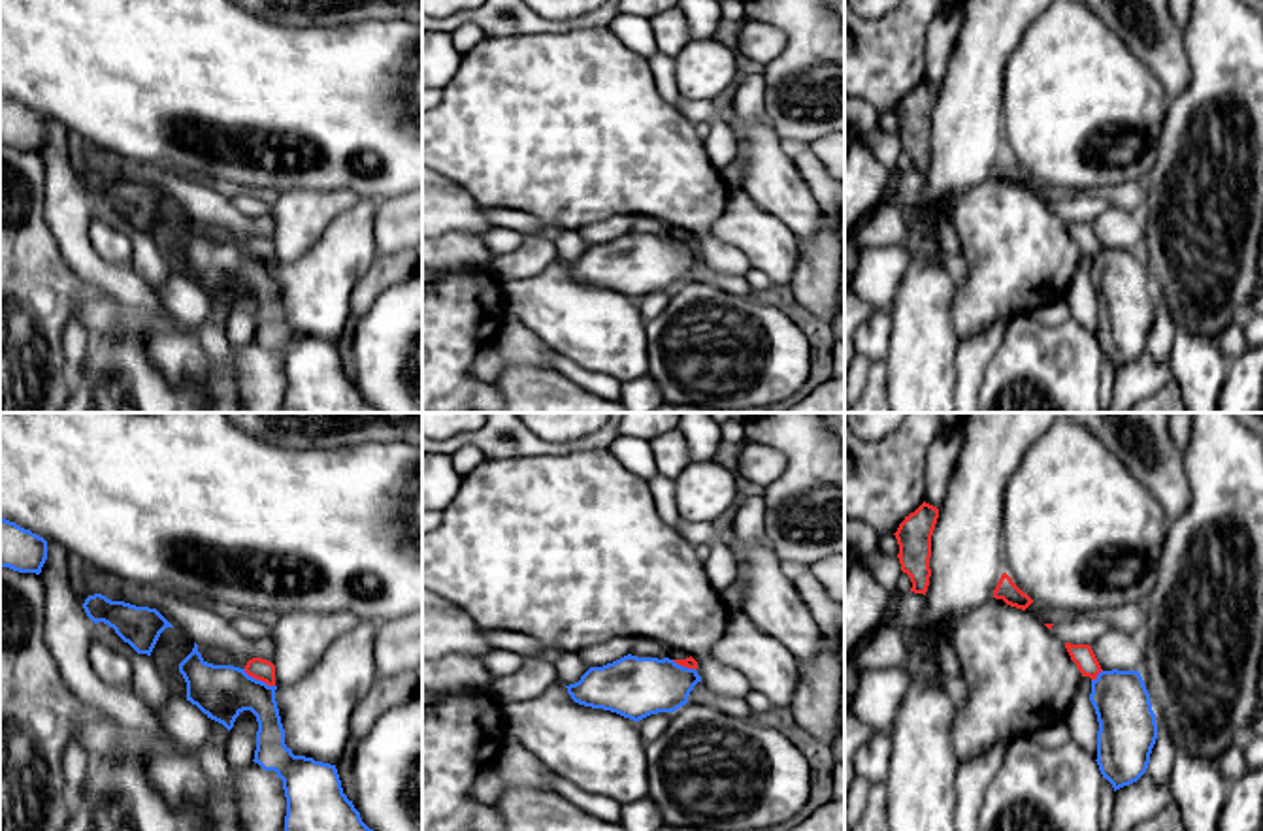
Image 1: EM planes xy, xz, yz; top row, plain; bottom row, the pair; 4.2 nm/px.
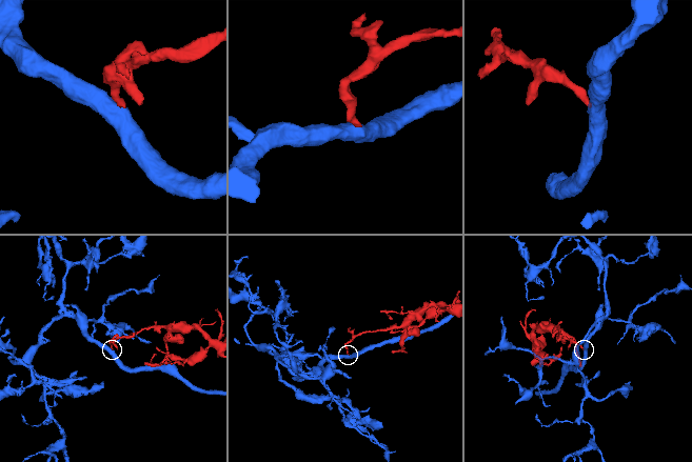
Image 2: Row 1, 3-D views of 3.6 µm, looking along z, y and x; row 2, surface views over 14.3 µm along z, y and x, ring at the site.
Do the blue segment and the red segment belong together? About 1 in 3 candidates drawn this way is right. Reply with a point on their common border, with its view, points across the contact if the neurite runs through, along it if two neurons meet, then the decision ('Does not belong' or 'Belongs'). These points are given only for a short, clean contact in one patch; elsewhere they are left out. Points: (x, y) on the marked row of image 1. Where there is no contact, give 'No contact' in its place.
Touches blue at xy (259, 681). Boundary: xy (244, 669), (274, 686). Does not belong

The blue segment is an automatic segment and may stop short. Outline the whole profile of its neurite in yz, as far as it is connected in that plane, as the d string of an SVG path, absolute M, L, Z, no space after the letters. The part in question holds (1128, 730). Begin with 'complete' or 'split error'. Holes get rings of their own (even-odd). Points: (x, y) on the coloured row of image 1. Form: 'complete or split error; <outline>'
complete; M1101 671L1091 680L1095 709L1097 765L1114 791L1137 782L1148 769L1157 739L1150 693L1139 671Z

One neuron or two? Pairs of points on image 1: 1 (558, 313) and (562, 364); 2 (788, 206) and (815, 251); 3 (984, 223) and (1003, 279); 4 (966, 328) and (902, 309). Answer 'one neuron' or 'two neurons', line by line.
1: two neurons
2: two neurons
3: one neuron
4: two neurons

